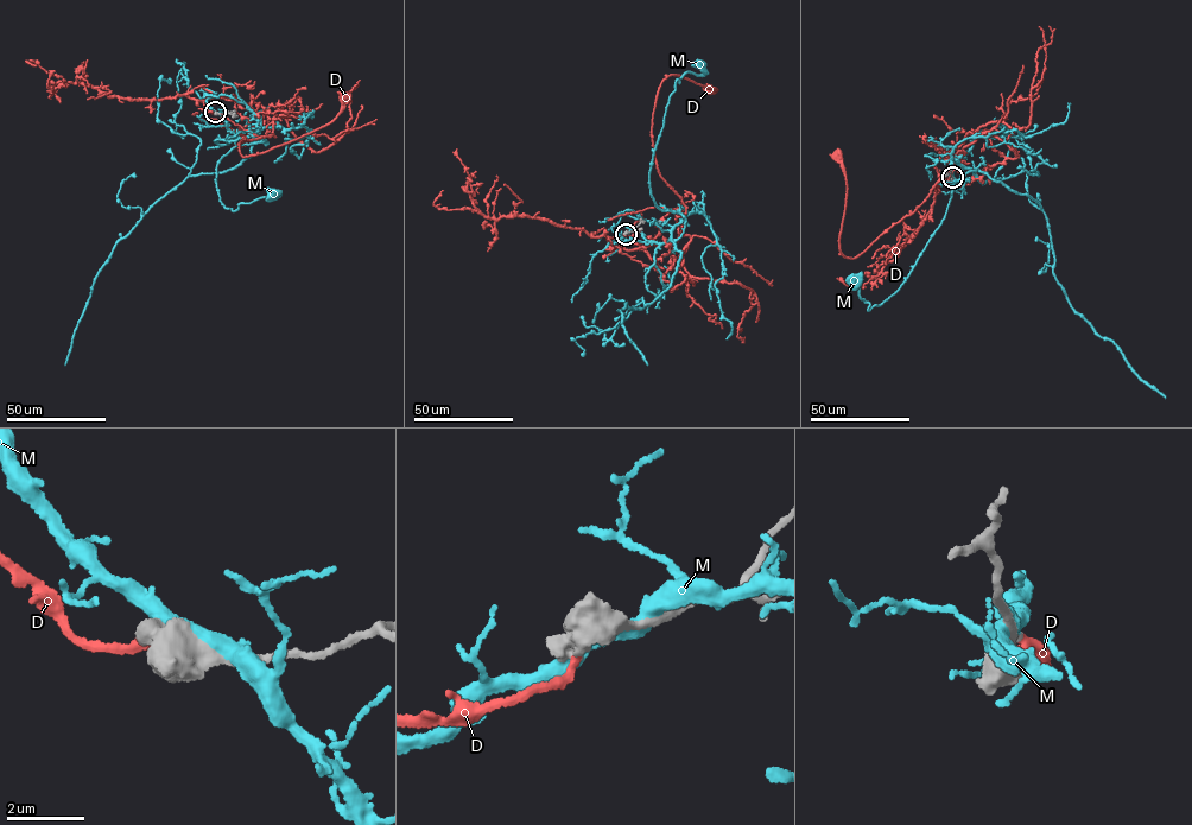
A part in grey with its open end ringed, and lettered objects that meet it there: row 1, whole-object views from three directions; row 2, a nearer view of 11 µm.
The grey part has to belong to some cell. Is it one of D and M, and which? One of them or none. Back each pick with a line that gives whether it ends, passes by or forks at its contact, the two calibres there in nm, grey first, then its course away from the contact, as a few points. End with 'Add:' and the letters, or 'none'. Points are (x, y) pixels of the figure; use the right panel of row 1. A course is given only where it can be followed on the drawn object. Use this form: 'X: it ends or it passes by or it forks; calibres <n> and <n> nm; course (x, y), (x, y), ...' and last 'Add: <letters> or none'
D: it ends; calibres 650 and 220 nm; course (952, 177), (965, 145), (990, 134), (969, 134), (920, 205), (845, 256), (837, 156)
Add: D

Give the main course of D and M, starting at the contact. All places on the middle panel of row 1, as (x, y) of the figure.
D: (626, 234), (612, 243), (680, 265), (686, 209), (660, 177), (653, 115), (671, 75), (712, 89)
M: (627, 233), (663, 243), (683, 232), (684, 217), (653, 200), (650, 171), (674, 82), (702, 75), (698, 64)

